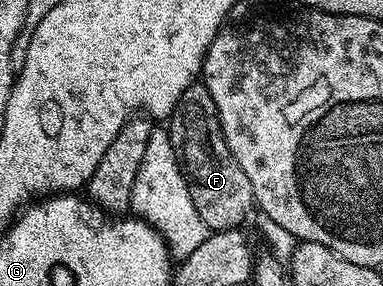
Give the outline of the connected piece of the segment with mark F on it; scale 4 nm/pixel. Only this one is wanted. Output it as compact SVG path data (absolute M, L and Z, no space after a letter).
M196 82L181 94L174 112L169 117L169 131L173 150L179 159L179 169L189 186L189 194L197 206L197 214L205 218L208 229L224 232L239 228L242 220L256 207L255 191L249 186L245 170L237 166L223 137L223 127L213 102L213 94L201 82Z

